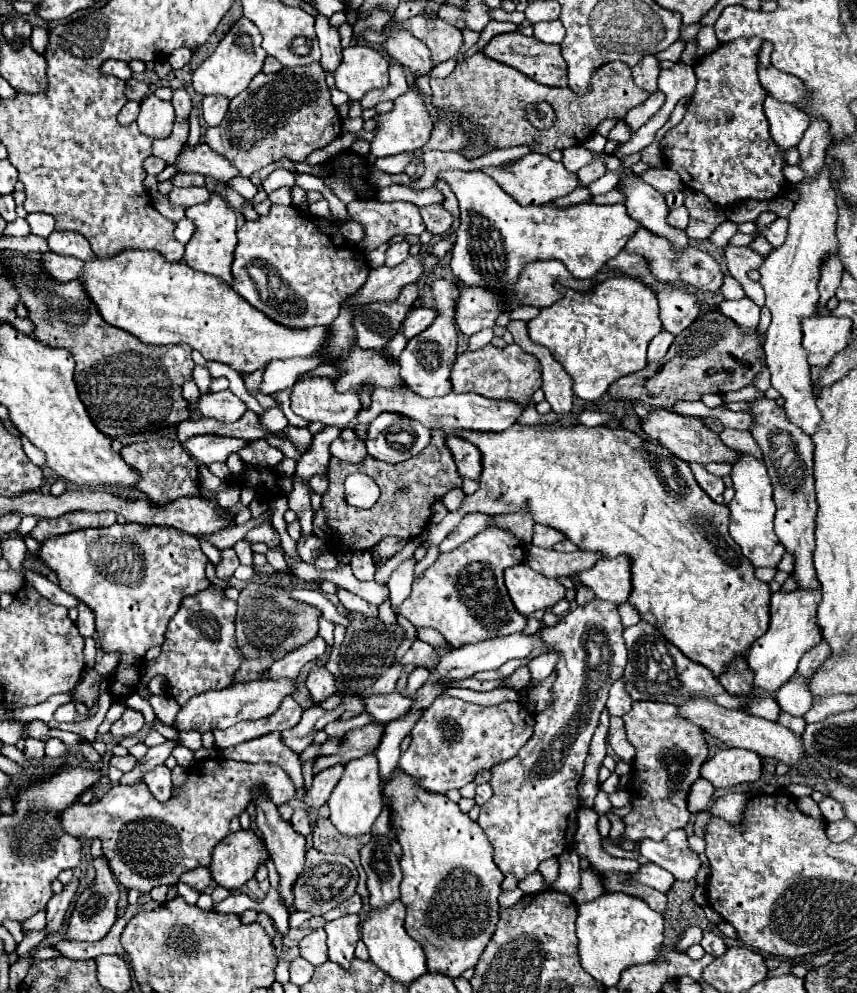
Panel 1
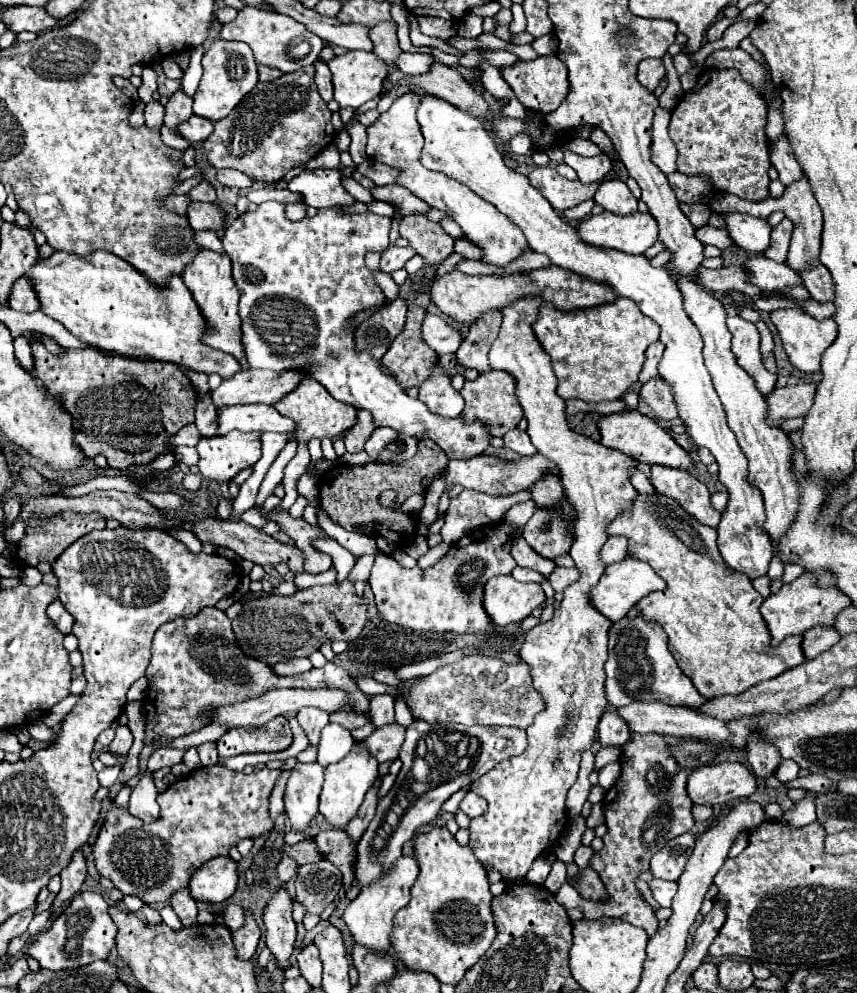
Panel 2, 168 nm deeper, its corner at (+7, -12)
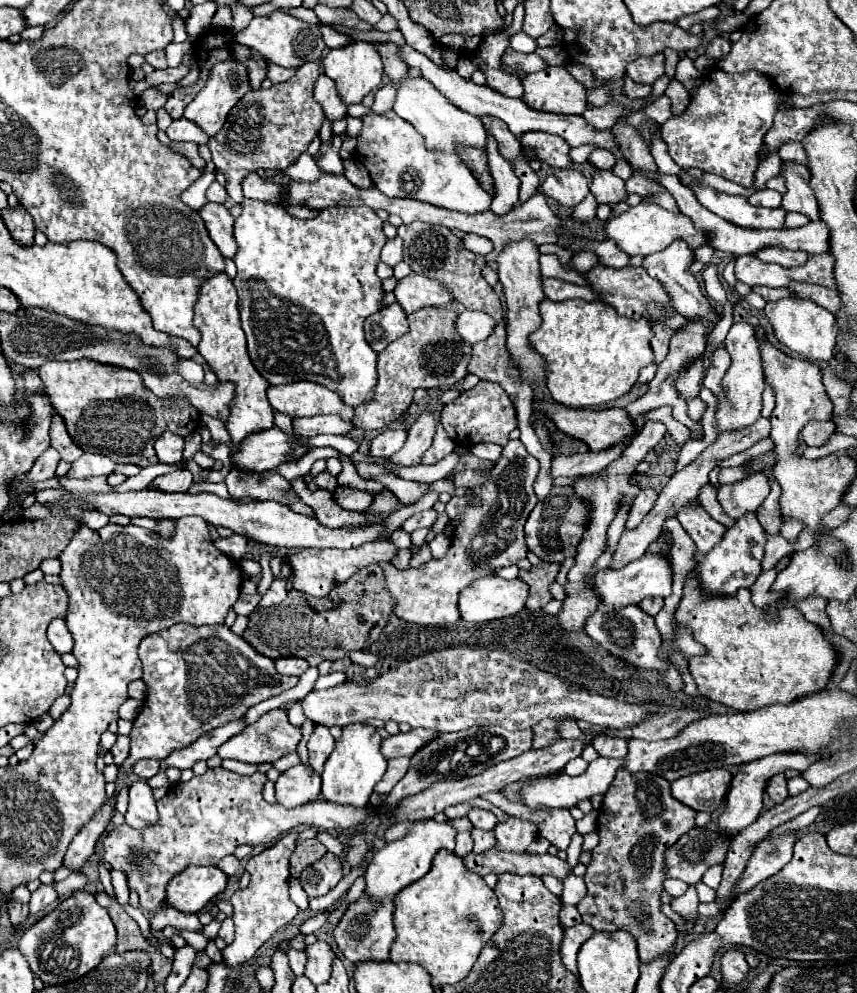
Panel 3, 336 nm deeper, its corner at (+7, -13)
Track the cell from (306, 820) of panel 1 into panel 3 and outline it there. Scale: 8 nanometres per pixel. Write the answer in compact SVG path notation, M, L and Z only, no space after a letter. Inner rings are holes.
M315 838L301 842L291 854L291 878L297 878L303 868L307 868L311 862L319 860L325 852L327 852L327 848Z

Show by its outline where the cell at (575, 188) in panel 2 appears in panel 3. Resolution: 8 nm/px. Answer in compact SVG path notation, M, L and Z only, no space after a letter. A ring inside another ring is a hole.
M573 168L551 170L545 176L541 190L545 196L557 200L559 204L575 208L589 194L589 182L581 172L577 172Z

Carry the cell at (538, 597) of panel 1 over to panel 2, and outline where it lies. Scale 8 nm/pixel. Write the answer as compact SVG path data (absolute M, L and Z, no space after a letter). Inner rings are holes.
M511 575L493 577L485 583L483 603L495 625L523 621L543 601L545 593L537 583L519 583Z

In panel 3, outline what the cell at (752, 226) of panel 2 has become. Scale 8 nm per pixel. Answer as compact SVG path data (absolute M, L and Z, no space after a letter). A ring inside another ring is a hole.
M693 186L695 196L699 202L715 212L717 216L725 218L727 222L741 226L741 228L751 228L751 230L761 230L761 228L783 228L785 220L785 210L781 208L759 208L751 206L747 198L743 196L729 196L723 192L717 192L713 188L699 188Z

